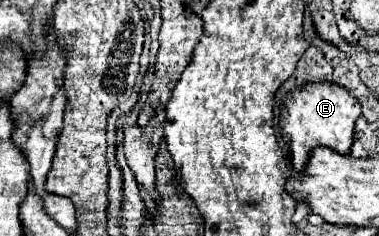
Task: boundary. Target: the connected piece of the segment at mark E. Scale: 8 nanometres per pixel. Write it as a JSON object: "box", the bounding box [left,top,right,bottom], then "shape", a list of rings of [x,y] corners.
{"box":[281,81,361,171],"shape":[[[319,81],[305,83],[303,87],[291,91],[281,105],[281,123],[283,123],[281,129],[283,135],[289,139],[291,163],[295,171],[303,171],[311,149],[319,145],[349,155],[349,147],[353,143],[353,129],[359,115],[361,115],[359,101],[341,85]]]}

